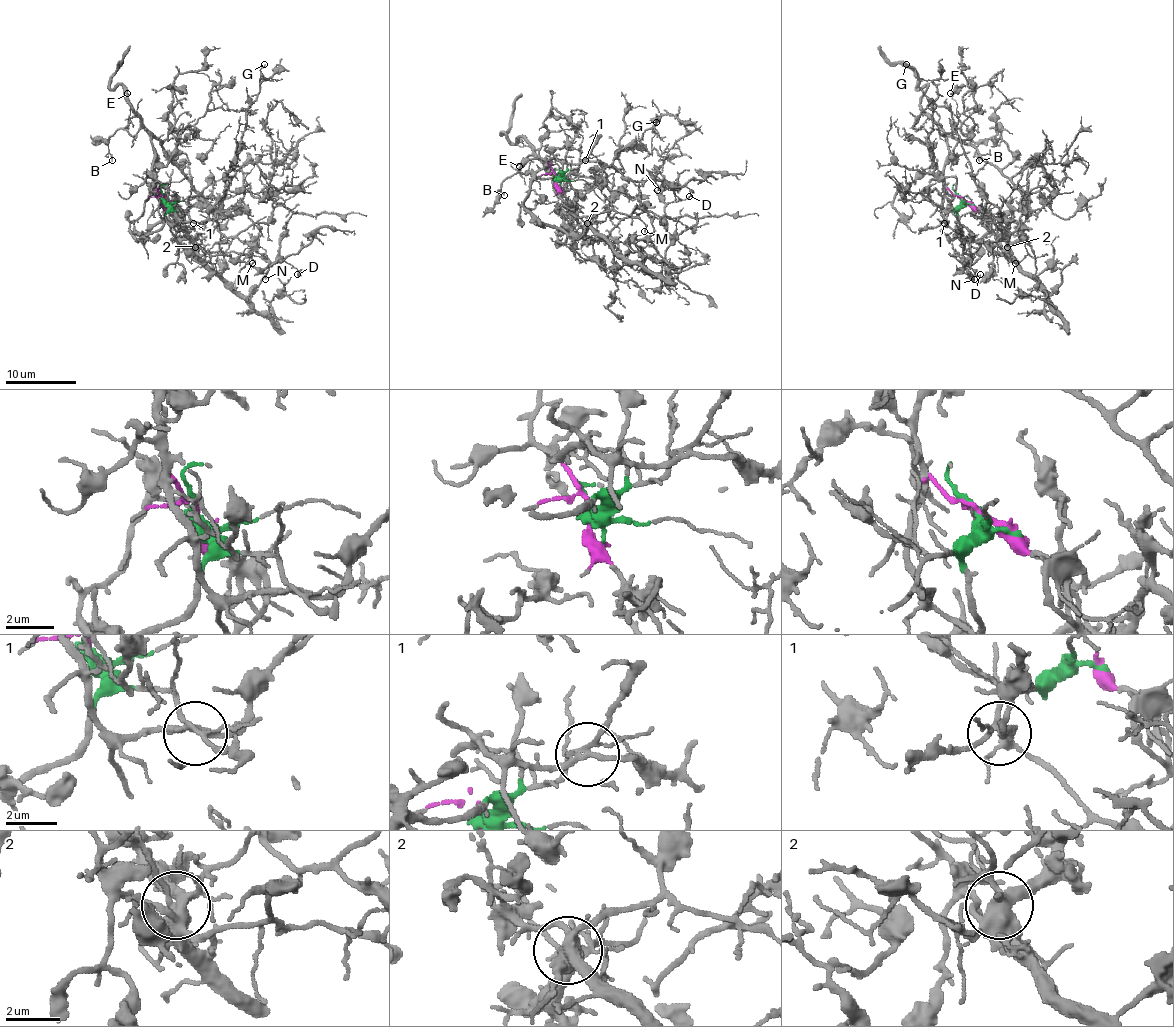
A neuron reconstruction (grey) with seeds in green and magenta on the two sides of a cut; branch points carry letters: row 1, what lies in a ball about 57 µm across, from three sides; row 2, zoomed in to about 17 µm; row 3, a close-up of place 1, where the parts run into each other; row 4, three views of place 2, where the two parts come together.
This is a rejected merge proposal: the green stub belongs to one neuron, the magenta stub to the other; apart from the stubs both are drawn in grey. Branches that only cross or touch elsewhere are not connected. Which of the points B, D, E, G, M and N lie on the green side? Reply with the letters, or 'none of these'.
M

